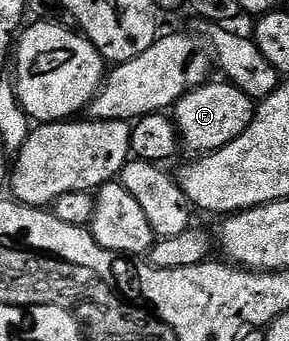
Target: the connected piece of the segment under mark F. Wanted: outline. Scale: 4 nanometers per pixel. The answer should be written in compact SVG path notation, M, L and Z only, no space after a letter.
M208 81L188 95L182 95L173 108L173 118L184 148L195 153L210 153L229 145L255 120L256 104L230 81Z

